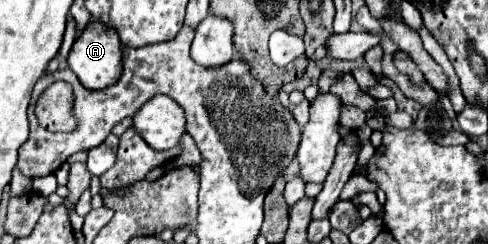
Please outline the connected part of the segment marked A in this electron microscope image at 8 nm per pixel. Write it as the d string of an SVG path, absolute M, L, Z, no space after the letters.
M99 20L89 22L85 30L75 38L73 48L67 56L67 64L85 88L107 88L115 84L115 80L121 76L121 42L117 32L113 32L109 26L103 30L103 24Z

